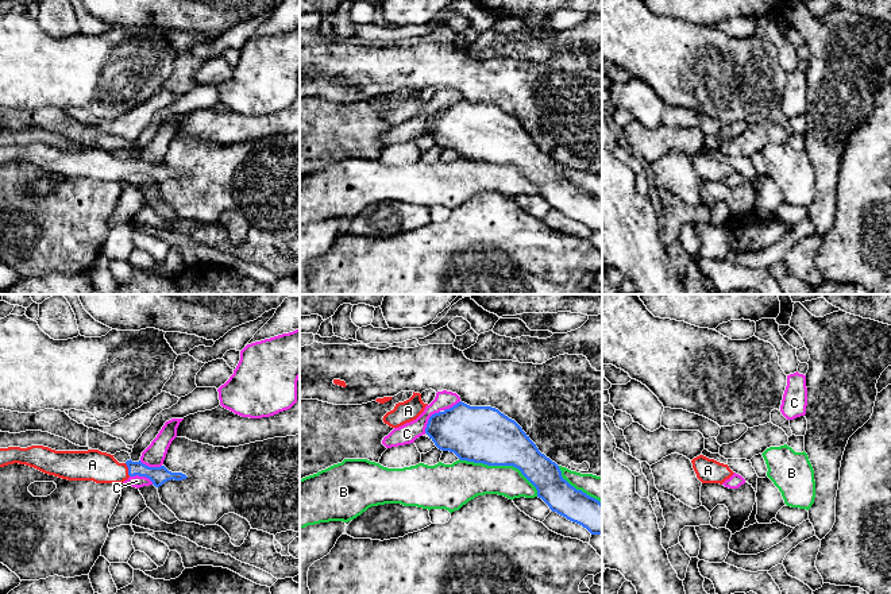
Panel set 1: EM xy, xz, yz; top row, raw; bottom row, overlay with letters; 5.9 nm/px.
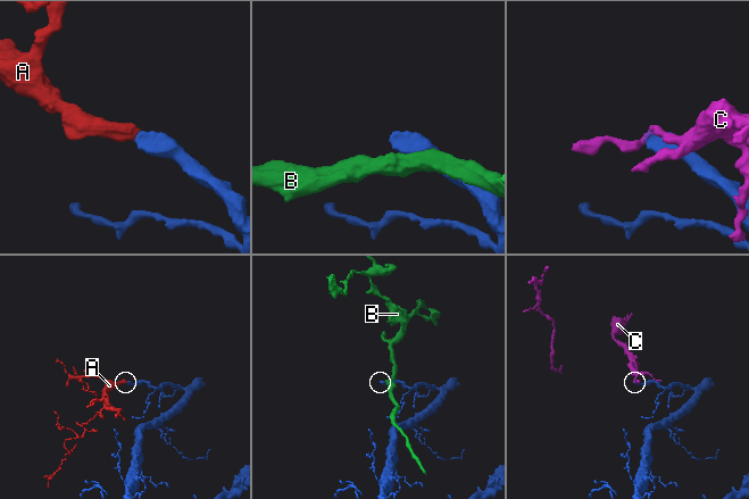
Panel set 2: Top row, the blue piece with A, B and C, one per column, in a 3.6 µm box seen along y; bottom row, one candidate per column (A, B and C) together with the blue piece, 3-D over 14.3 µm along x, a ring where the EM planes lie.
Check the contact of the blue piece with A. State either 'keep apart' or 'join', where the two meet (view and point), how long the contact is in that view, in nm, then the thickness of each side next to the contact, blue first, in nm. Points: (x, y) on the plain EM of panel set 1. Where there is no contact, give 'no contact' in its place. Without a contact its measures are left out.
join | xy (128, 168) | 90 nm | 110/190 nm

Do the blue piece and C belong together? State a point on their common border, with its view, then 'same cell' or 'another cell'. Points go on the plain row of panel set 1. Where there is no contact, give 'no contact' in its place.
meets blue in xz at (428, 118); another cell

